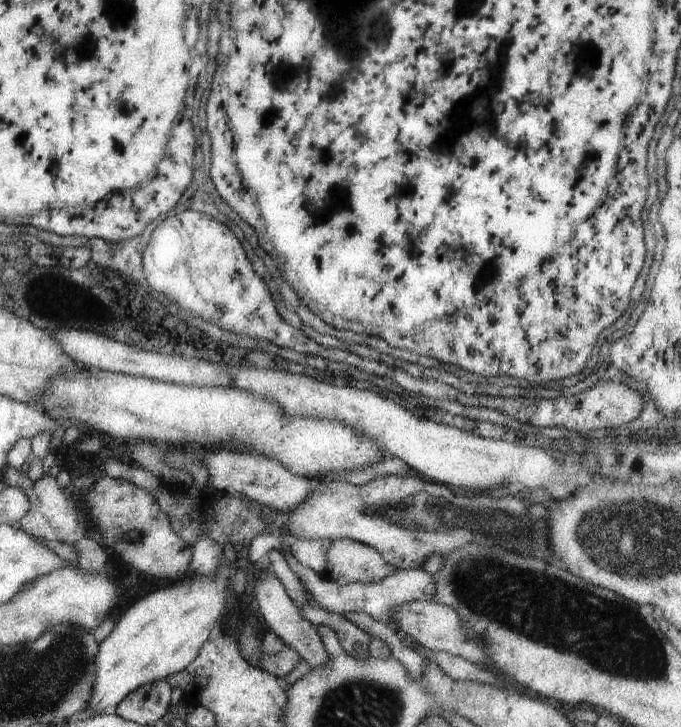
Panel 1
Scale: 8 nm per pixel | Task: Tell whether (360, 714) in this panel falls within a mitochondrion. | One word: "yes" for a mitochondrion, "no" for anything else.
yes

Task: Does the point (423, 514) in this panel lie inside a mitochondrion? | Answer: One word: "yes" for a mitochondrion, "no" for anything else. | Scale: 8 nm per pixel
yes

